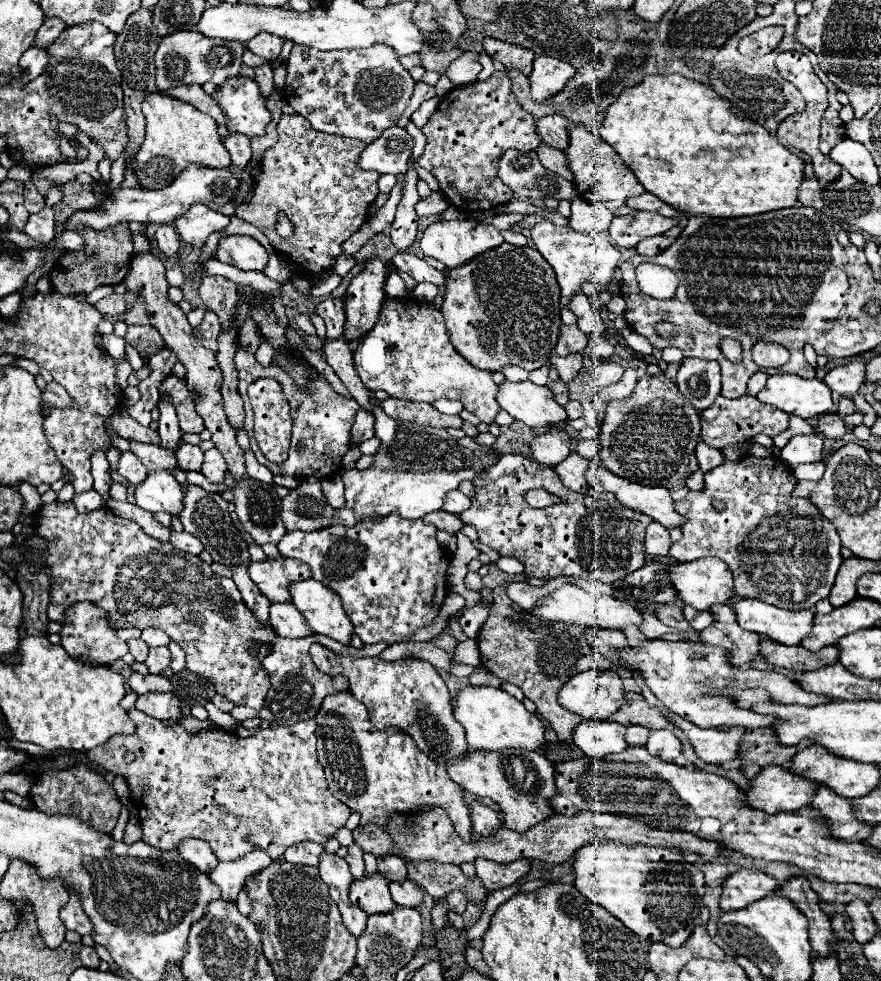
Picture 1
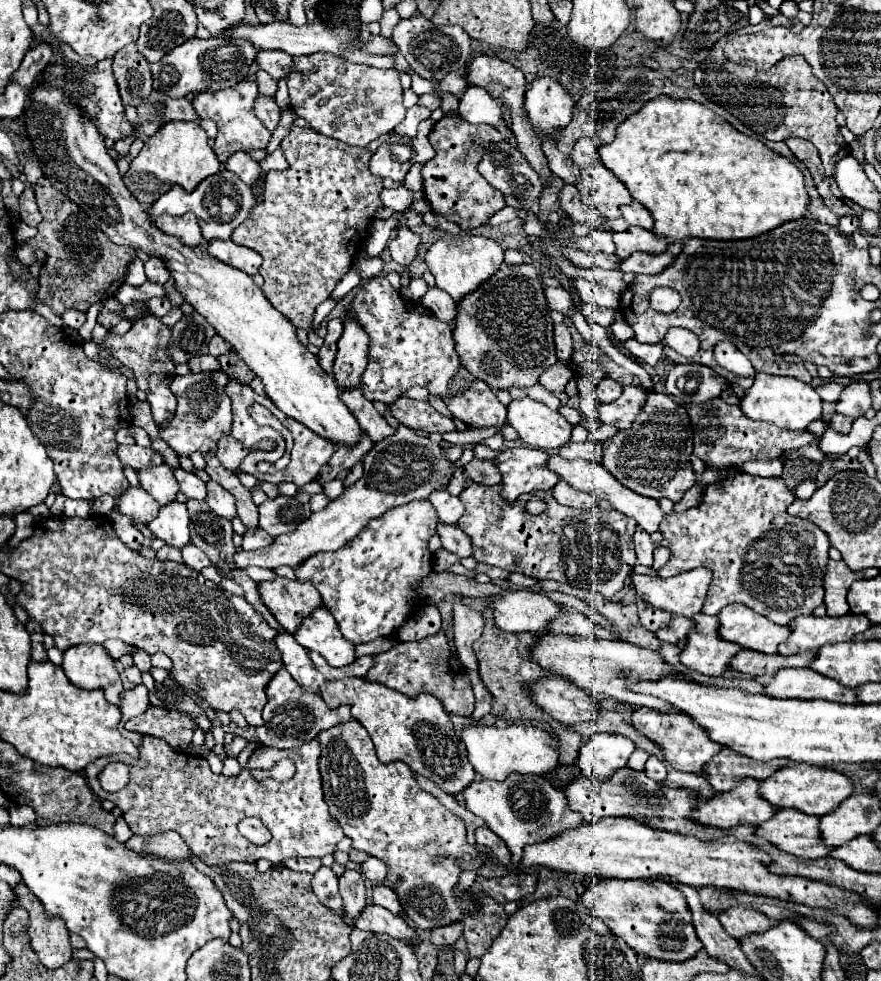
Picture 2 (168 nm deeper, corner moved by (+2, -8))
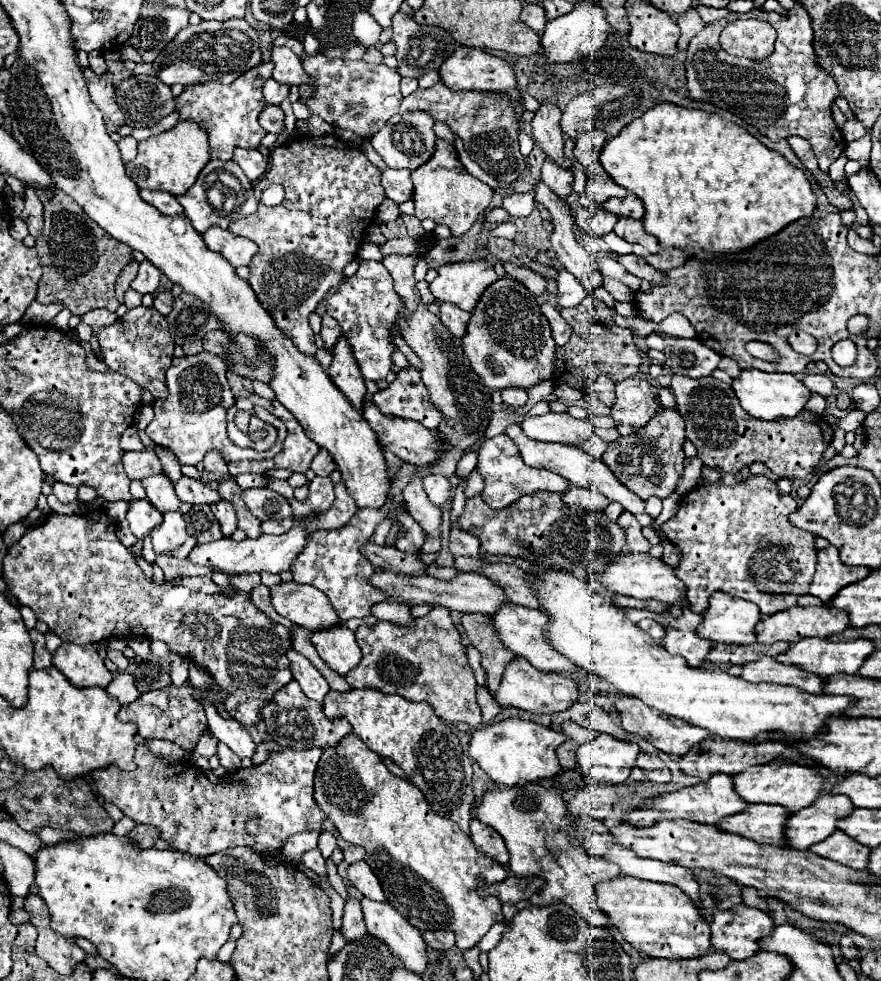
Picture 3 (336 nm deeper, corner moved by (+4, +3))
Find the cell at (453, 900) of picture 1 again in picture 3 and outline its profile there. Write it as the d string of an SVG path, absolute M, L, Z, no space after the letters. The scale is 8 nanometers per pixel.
M426 931L424 933L424 941L428 947L436 949L436 951L448 951L450 947L454 947L454 933L448 931Z

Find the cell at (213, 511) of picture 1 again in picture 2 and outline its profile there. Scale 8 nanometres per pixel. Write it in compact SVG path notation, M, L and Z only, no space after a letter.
M188 500L186 502L190 512L190 540L194 546L202 548L210 562L220 568L222 572L236 570L234 554L236 546L232 542L232 524L230 520L218 516L204 504L204 500Z

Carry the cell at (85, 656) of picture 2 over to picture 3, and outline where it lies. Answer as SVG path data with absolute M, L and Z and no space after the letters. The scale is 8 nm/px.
M62 643L52 653L52 665L74 685L74 687L106 687L112 681L112 673L106 669L102 657L94 645Z

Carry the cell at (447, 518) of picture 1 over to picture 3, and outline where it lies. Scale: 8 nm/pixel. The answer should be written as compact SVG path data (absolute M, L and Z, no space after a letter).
M452 529L450 533L450 553L454 557L460 557L460 555L466 555L466 557L482 557L480 553L480 541L476 537L472 537L470 533L462 531L462 529Z

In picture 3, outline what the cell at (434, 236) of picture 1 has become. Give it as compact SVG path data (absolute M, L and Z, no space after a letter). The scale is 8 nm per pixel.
M488 261L448 263L438 269L438 277L430 283L430 293L438 303L452 303L472 313L476 301L494 281L498 281L498 275Z

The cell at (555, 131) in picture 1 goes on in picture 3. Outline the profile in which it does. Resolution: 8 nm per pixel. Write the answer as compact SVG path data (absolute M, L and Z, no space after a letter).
M546 159L544 167L542 167L542 181L544 181L544 185L548 185L552 189L552 193L558 195L560 201L566 201L568 195L572 193L574 175L572 175L572 171L560 169L558 165L552 165L552 161Z

